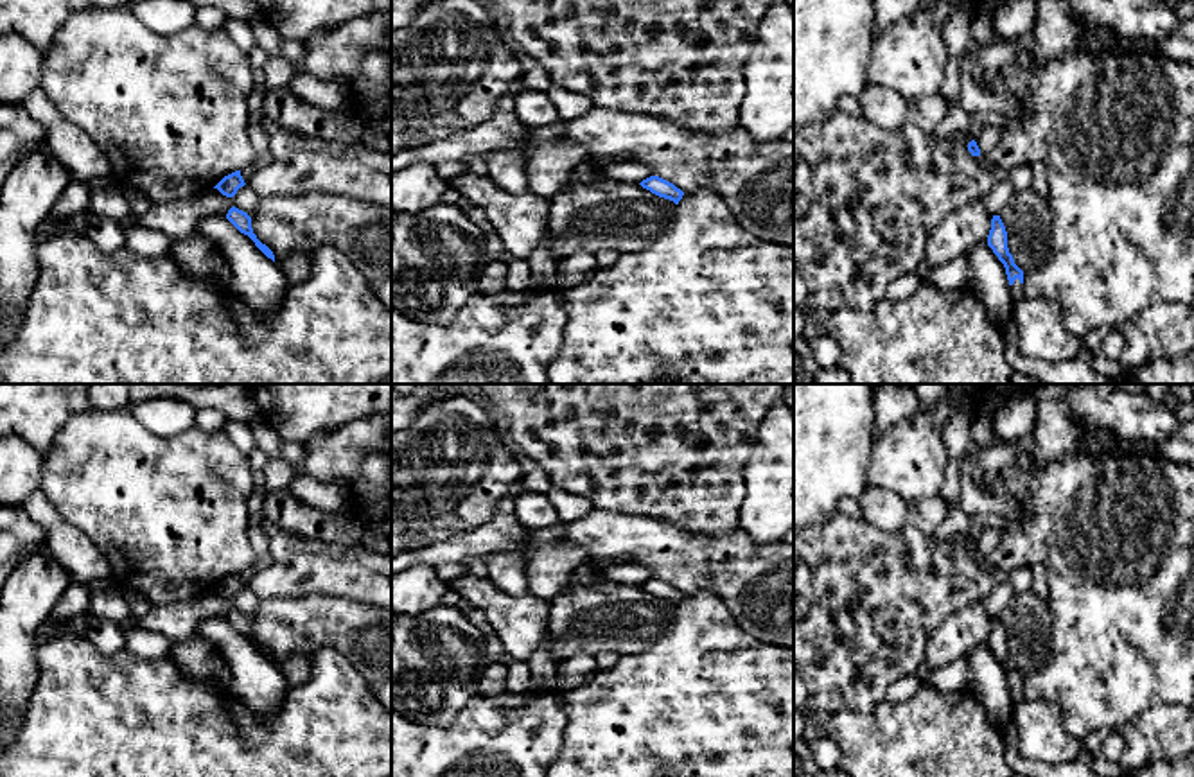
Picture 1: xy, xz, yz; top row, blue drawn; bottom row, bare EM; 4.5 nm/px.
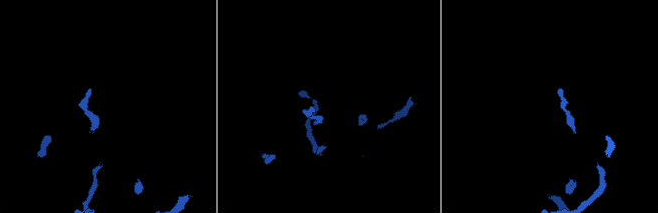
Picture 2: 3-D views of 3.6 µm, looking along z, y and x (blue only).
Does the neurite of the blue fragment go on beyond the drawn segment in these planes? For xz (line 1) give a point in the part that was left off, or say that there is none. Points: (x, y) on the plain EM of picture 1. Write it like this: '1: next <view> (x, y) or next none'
1: next none

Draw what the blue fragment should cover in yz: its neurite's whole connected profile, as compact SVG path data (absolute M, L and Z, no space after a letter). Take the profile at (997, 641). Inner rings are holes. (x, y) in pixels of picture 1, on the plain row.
M993 617L988 648L1005 669L1014 698L1014 721L1018 729L1018 752L1047 764L1070 763L1079 757L1081 741L1063 725L1056 703L1029 702L1023 698L1023 673L1014 666L1007 650L1007 633L1000 617Z

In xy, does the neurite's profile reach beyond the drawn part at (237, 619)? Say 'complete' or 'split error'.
complete

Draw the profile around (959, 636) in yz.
M982 601L961 608L928 637L925 662L935 669L964 657L970 659L979 646L988 644L993 617Z

